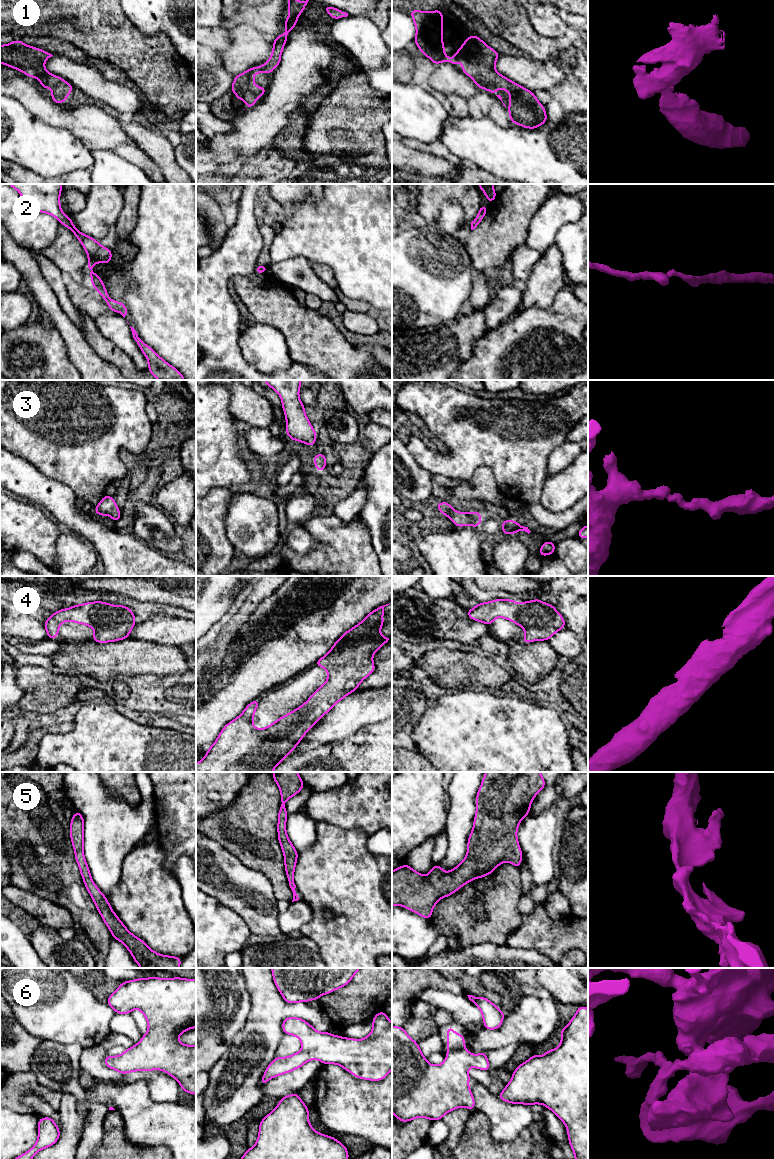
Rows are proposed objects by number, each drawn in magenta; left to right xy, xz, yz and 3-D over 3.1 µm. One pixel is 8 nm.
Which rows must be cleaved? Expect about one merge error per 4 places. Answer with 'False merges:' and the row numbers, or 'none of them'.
False merges: none of them

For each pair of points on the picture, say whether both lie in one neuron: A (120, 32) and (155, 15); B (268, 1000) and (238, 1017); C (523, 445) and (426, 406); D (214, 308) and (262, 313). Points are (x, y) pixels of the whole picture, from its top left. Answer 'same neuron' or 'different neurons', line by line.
A: different neurons
B: different neurons
C: same neuron
D: different neurons

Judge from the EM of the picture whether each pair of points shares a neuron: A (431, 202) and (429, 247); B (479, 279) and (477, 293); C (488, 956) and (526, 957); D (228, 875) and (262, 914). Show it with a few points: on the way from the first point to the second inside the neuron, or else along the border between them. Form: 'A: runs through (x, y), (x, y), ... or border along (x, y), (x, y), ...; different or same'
A: border along (422, 221), (432, 224); different
B: runs through (479, 282), (479, 290); same
C: runs through (497, 955), (500, 957), (517, 957); same
D: runs through (237, 885), (256, 904); same

